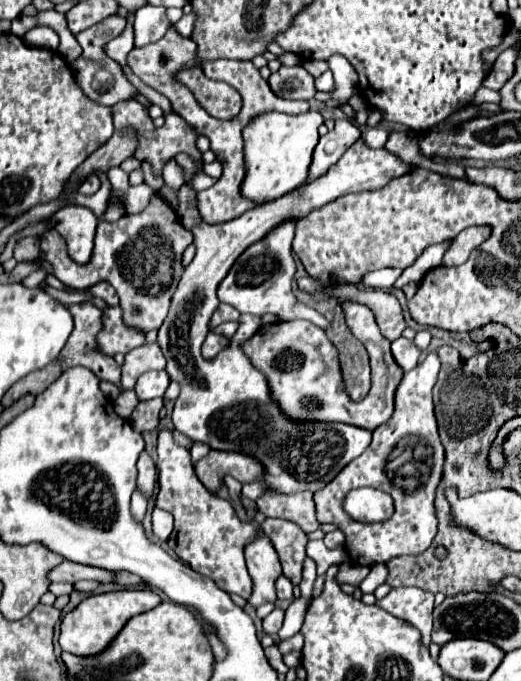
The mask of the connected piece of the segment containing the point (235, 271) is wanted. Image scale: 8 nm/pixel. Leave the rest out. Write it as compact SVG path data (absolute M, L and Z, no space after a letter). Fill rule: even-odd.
M288 219L280 223L272 233L266 233L264 239L252 243L232 265L224 281L218 285L218 299L222 303L232 305L240 313L250 315L264 315L272 313L278 317L278 321L294 321L294 319L308 319L316 323L318 327L327 330L330 323L314 309L306 307L292 295L292 277L296 273L296 263L292 257L292 239L294 239L296 221Z

